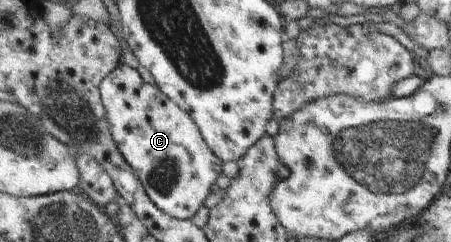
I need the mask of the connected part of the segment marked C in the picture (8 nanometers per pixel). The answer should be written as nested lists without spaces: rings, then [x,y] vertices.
[[[123,63],[112,74],[108,74],[108,78],[104,78],[104,86],[100,86],[100,90],[104,94],[104,106],[108,107],[108,120],[116,144],[128,164],[136,170],[152,202],[177,219],[192,218],[204,206],[204,200],[212,194],[212,186],[216,184],[218,176],[223,174],[225,163],[208,146],[195,119],[183,107],[178,106],[171,96],[166,96],[159,86],[146,84],[140,72]]]

